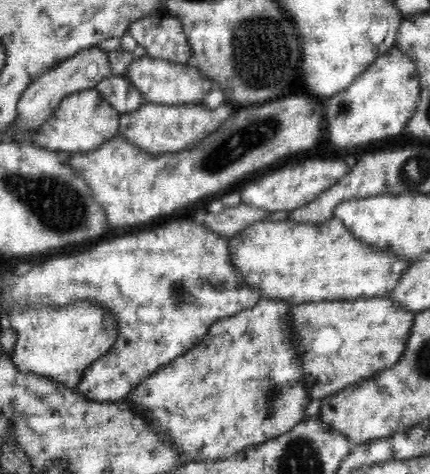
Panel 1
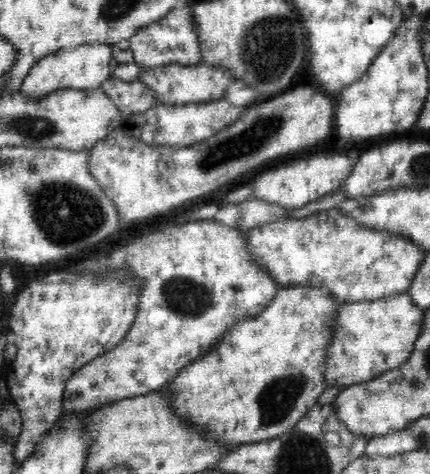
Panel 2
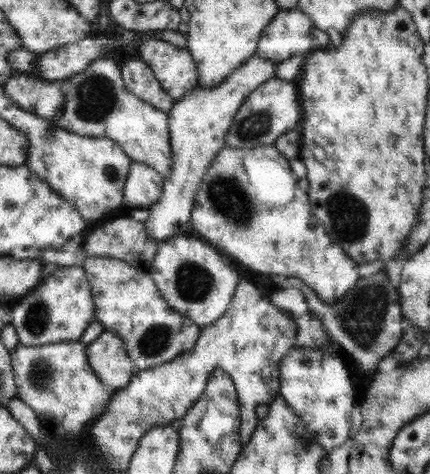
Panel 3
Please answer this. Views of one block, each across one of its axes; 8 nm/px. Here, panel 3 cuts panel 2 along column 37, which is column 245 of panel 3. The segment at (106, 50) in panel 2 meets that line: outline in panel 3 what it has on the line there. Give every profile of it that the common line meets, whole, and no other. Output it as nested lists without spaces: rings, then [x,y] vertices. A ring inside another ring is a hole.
[[[249,56],[217,86],[207,90],[196,85],[195,88],[183,94],[179,100],[173,102],[171,109],[167,112],[171,169],[163,178],[161,196],[147,208],[148,217],[142,223],[144,232],[155,244],[163,243],[170,237],[185,235],[198,185],[215,153],[224,147],[224,136],[237,108],[259,84],[275,76],[276,65],[275,62],[269,62],[265,58]]]

